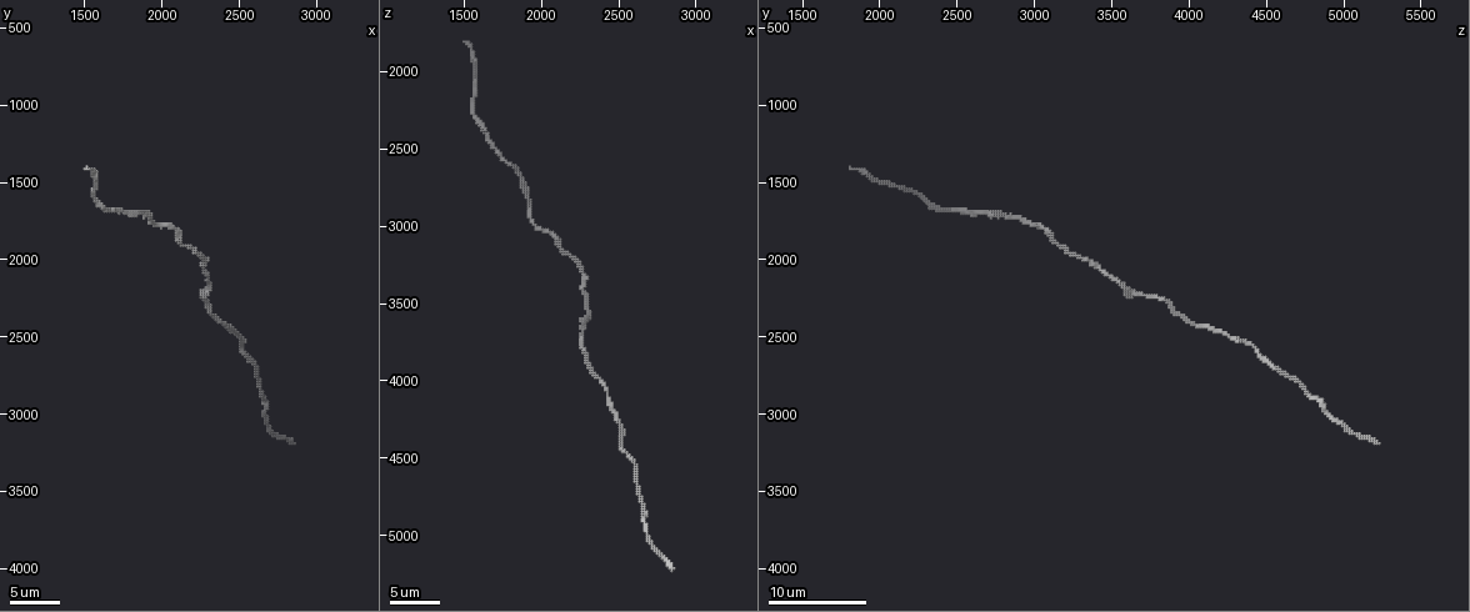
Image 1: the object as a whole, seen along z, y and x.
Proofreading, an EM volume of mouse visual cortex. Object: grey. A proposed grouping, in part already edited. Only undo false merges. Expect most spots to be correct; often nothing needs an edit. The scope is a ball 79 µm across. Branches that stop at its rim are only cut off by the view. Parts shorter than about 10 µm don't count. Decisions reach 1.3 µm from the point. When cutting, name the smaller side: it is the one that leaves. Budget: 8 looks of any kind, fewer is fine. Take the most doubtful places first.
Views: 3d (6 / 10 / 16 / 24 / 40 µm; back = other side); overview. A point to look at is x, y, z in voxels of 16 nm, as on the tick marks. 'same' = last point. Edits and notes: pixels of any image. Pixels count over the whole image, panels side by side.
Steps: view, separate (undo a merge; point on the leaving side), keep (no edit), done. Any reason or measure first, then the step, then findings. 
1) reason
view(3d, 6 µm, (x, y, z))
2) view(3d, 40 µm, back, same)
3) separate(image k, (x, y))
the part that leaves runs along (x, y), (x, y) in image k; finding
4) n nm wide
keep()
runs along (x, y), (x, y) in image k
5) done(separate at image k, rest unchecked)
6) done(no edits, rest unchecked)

sudden change in width
view(3d, 10 µm, (2080, 1800, 3080))

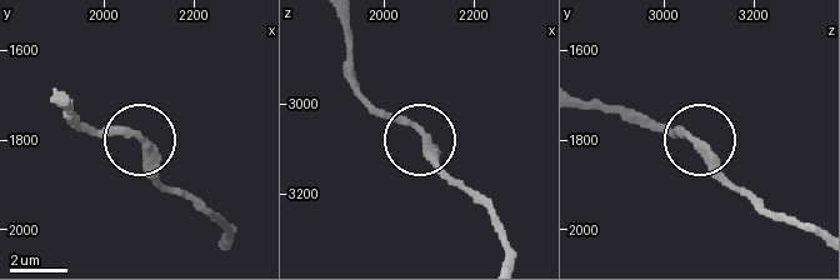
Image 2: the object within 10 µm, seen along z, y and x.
keep()
runs along (504, 258), (491, 221), (446, 179), (436, 155), (363, 95) in image 2; all the same cell

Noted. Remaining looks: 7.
narrows sharply
view(3d, 10 µm, (1880, 1700, 2680))

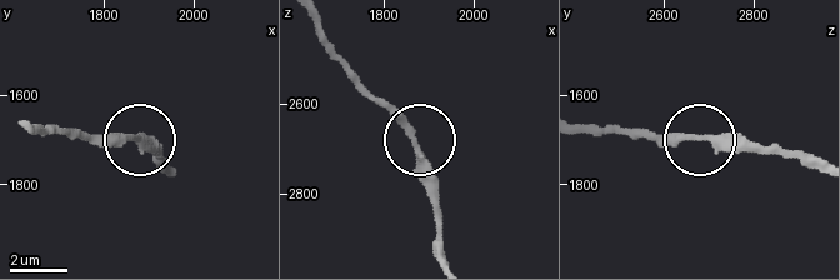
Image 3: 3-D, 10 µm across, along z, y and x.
keep()
runs along (173, 173), (131, 141), (86, 136) in image 3; all the same cell

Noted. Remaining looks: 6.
sudden change in width
view(3d, 16 µm, (2680, 3020, 4920))

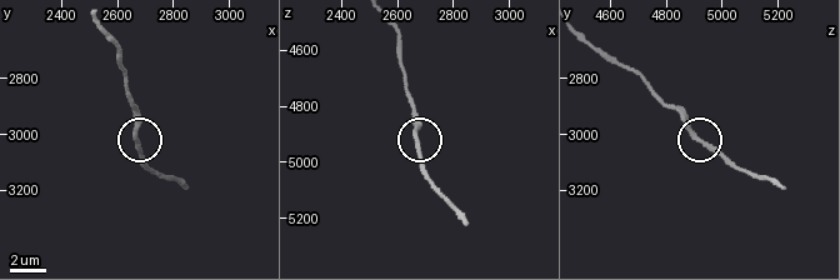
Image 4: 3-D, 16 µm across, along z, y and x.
keep()
runs along (96, 21), (118, 48), (144, 168) in image 4; one cell here

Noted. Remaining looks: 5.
calibre changes
view(3d, 6 µm, (2500, 2540, 4360))

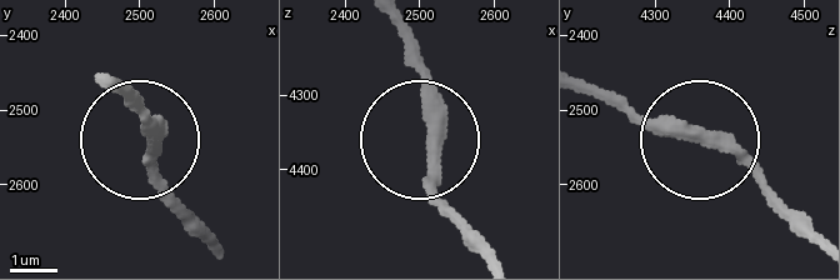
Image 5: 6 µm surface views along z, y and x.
from behind
view(3d, 6 µm, back, (2515, 2540, 4385))

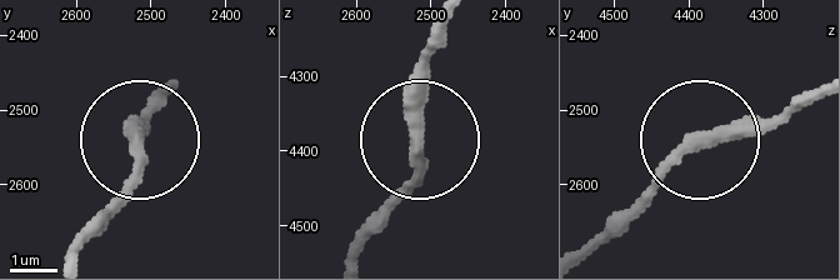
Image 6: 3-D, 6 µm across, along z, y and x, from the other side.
keep()
continuous, no second cell

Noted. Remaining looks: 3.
done(no edits, rest unchecked)

